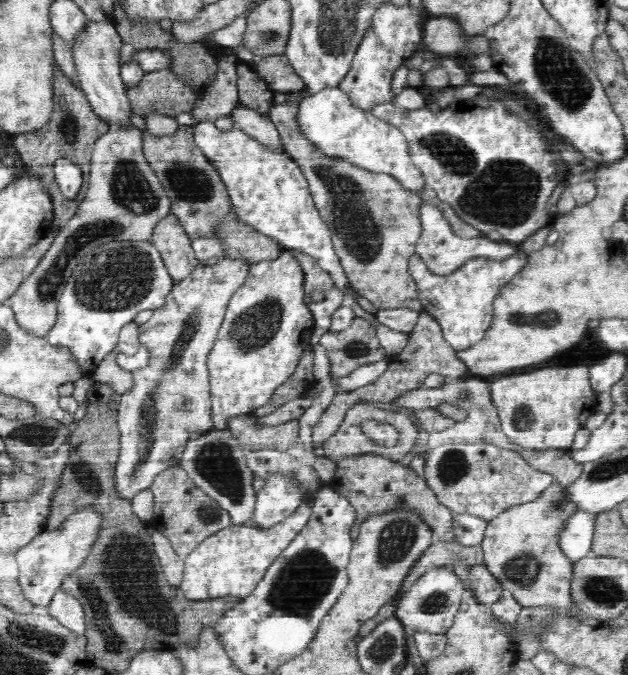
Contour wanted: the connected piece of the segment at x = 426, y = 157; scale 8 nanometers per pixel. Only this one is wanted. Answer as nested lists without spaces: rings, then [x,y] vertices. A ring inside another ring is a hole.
[[[476,95],[476,98],[447,105],[438,114],[432,114],[428,105],[406,110],[384,102],[376,104],[371,112],[376,118],[400,129],[406,139],[410,160],[422,172],[426,184],[438,195],[439,200],[451,206],[466,224],[479,230],[482,235],[498,232],[502,241],[519,245],[537,230],[552,223],[546,204],[554,188],[567,178],[566,170],[560,170],[560,158],[552,152],[552,148],[546,148],[536,132],[526,128],[522,118],[506,112],[502,100]]]

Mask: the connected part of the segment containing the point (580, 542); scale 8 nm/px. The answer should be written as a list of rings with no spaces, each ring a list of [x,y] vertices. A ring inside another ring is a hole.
[[[578,510],[560,532],[560,547],[572,562],[591,555],[596,519],[590,512]]]

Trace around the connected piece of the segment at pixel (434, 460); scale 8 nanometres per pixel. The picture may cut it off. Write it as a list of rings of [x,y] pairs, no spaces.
[[[444,444],[429,450],[424,466],[424,476],[430,490],[438,497],[439,504],[454,514],[472,514],[492,521],[500,513],[515,505],[527,504],[554,483],[553,476],[530,466],[518,452],[500,450],[494,444]]]

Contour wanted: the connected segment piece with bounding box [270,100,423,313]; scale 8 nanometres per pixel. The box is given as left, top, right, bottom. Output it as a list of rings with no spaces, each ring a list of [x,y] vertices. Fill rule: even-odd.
[[[298,101],[274,103],[270,108],[270,119],[278,129],[280,139],[284,143],[285,153],[297,162],[306,177],[311,195],[317,205],[320,216],[331,232],[331,241],[338,258],[341,260],[346,278],[351,282],[360,296],[369,300],[378,311],[388,309],[410,309],[418,313],[423,311],[416,283],[409,273],[409,258],[416,254],[416,242],[422,234],[422,221],[419,219],[418,208],[423,200],[416,192],[408,192],[394,176],[384,173],[372,173],[344,160],[332,159],[314,143],[306,139],[302,133],[296,116]]]

